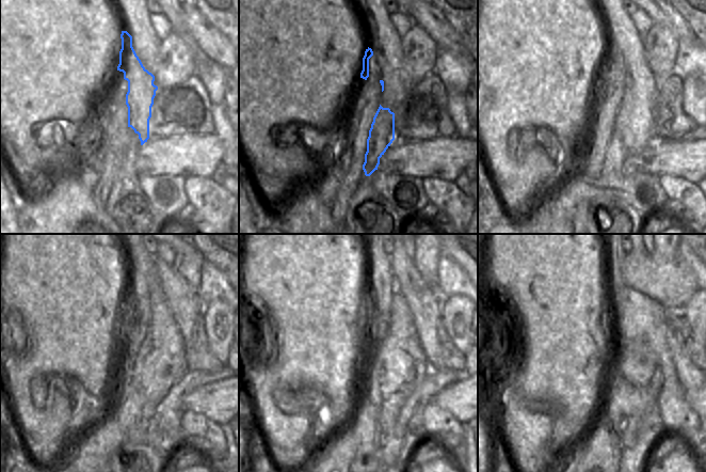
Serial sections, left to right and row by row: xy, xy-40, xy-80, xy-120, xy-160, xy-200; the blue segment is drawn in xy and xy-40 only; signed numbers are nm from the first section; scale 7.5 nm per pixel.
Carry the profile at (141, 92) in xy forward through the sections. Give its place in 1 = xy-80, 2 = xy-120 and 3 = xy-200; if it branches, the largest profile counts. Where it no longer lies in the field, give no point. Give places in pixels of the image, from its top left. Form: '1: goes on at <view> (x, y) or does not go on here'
1: goes on at xy-80 (616, 162)
2: goes on at xy-120 (128, 415)
3: goes on at xy-200 (603, 451)

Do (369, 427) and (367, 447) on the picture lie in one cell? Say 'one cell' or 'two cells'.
one cell

